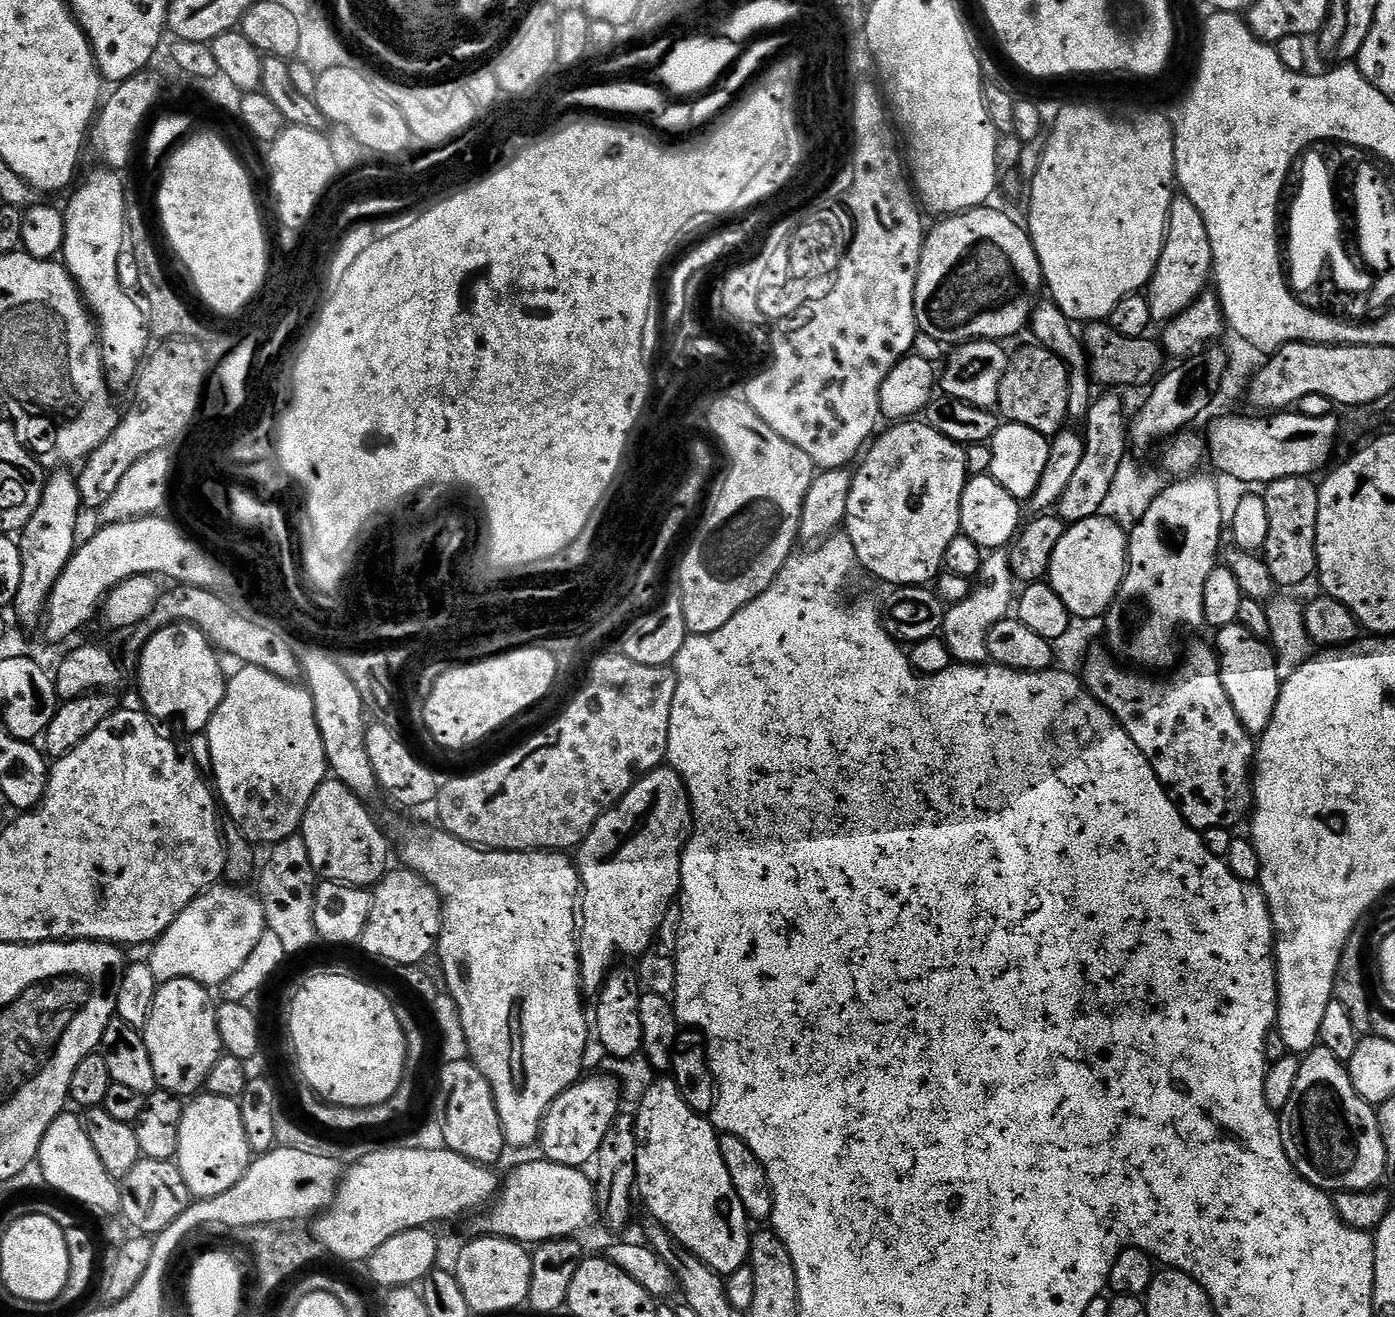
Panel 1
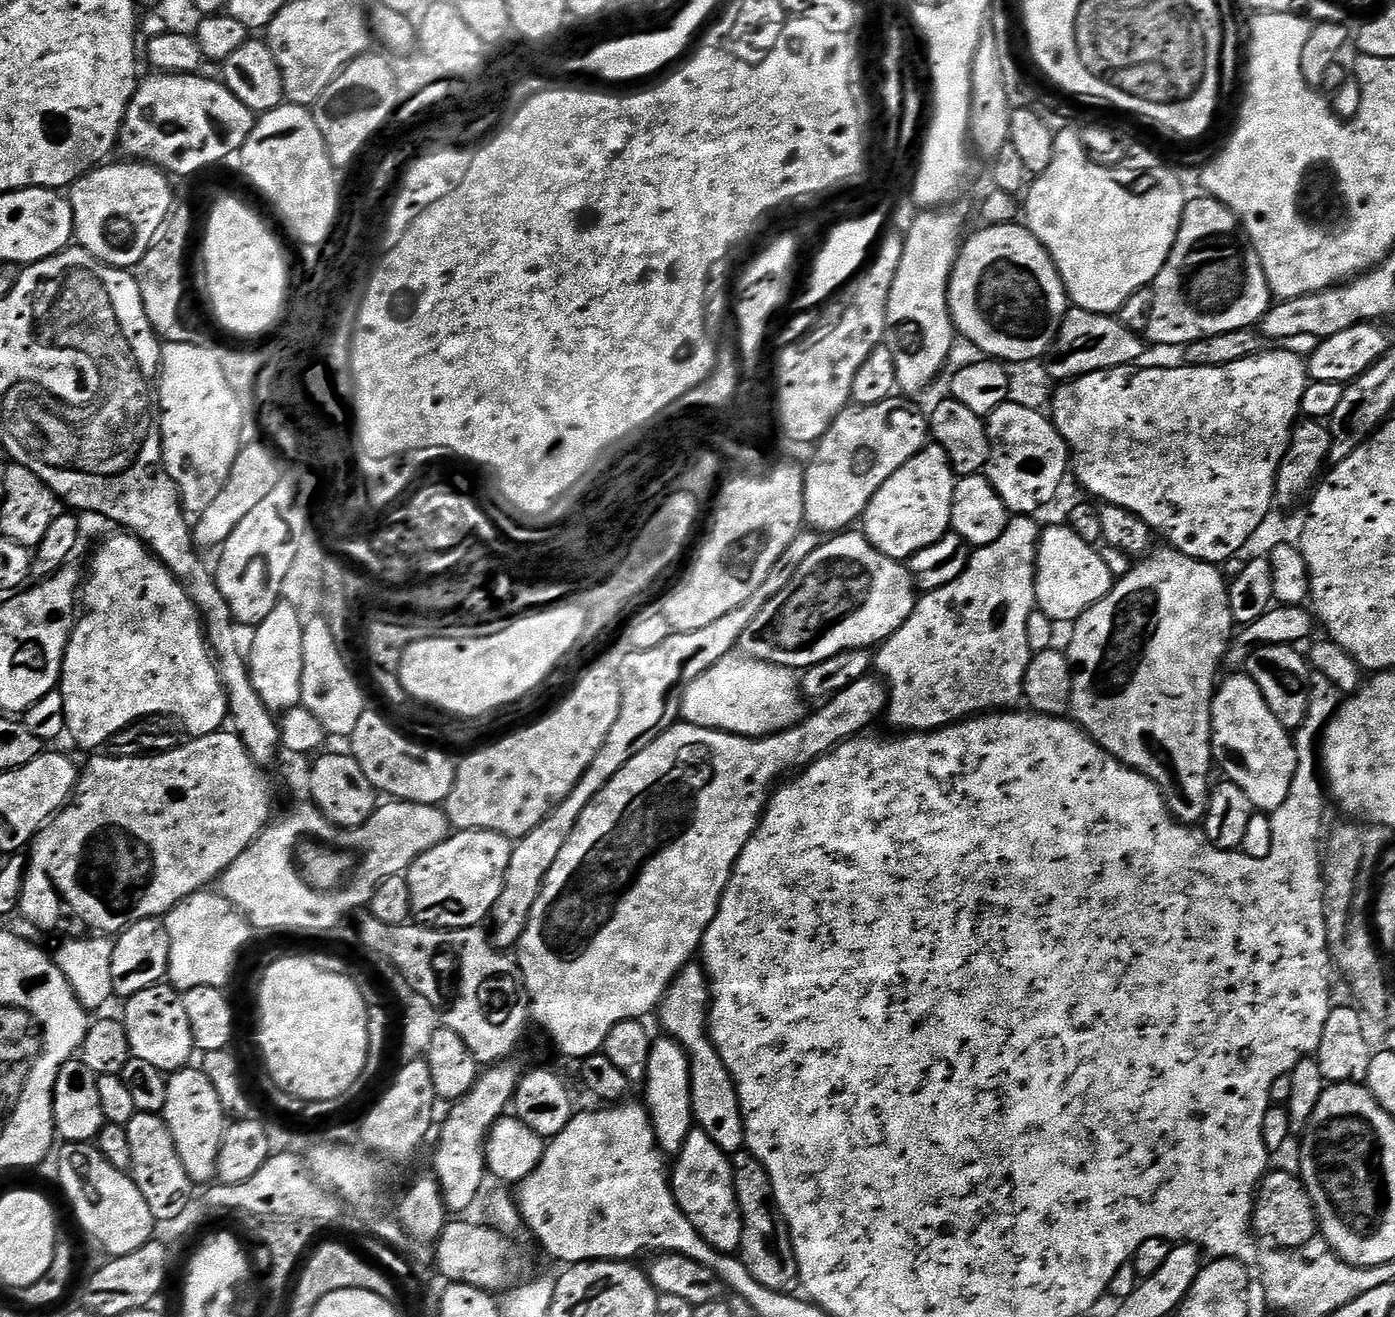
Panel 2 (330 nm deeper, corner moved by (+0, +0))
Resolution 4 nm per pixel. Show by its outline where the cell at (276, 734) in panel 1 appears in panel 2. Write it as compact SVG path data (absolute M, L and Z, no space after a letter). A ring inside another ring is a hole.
M281 602L266 614L262 623L255 625L252 648L247 649L248 673L254 682L254 690L264 705L273 714L283 714L289 708L301 703L300 683L302 682L302 634L304 620L301 609L287 602Z

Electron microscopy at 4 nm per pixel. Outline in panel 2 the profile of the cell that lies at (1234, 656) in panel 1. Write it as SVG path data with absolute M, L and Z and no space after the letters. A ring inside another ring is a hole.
M1246 674L1228 676L1219 681L1212 698L1212 758L1217 769L1224 771L1223 775L1237 784L1250 798L1253 809L1260 814L1270 814L1286 802L1290 794L1290 782L1294 782L1296 769L1296 746L1289 729L1274 718L1270 706L1266 706L1266 698L1262 698L1262 690L1258 690L1251 678Z

